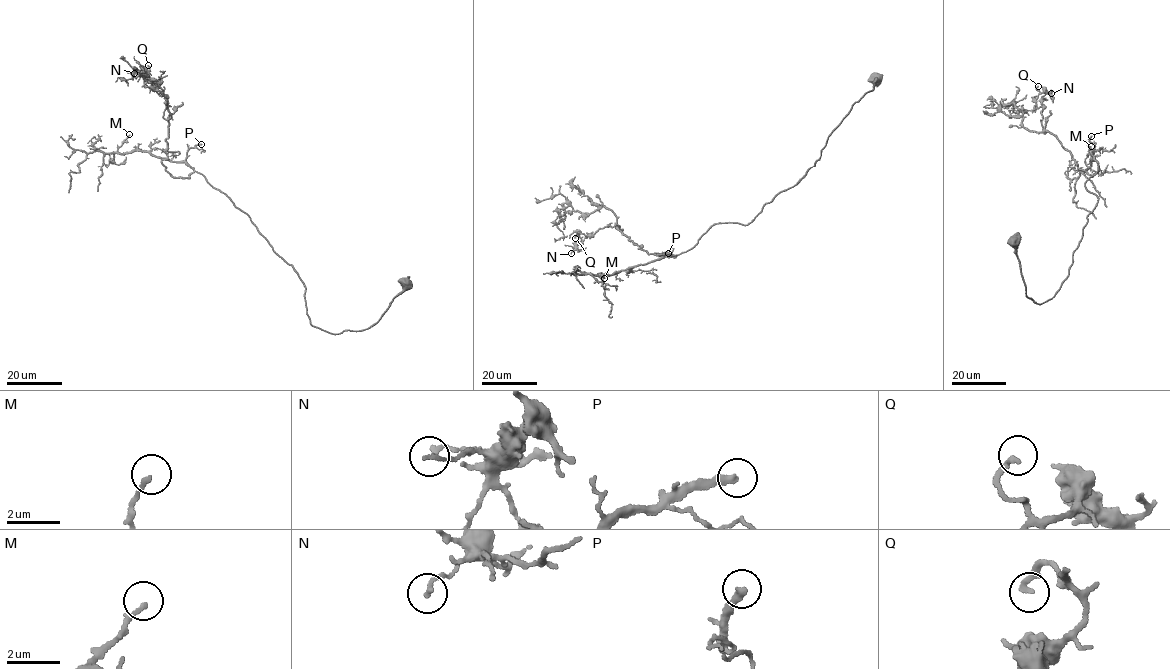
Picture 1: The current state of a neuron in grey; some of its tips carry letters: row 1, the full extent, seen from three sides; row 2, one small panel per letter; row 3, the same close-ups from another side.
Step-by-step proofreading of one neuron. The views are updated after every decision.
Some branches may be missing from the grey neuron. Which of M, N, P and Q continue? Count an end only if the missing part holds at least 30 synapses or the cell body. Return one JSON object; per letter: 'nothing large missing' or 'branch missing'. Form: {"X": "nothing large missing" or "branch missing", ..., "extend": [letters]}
{"M": "nothing large missing", "N": "nothing large missing", "P": "branch missing", "Q": "nothing large missing", "extend": ["P"]}

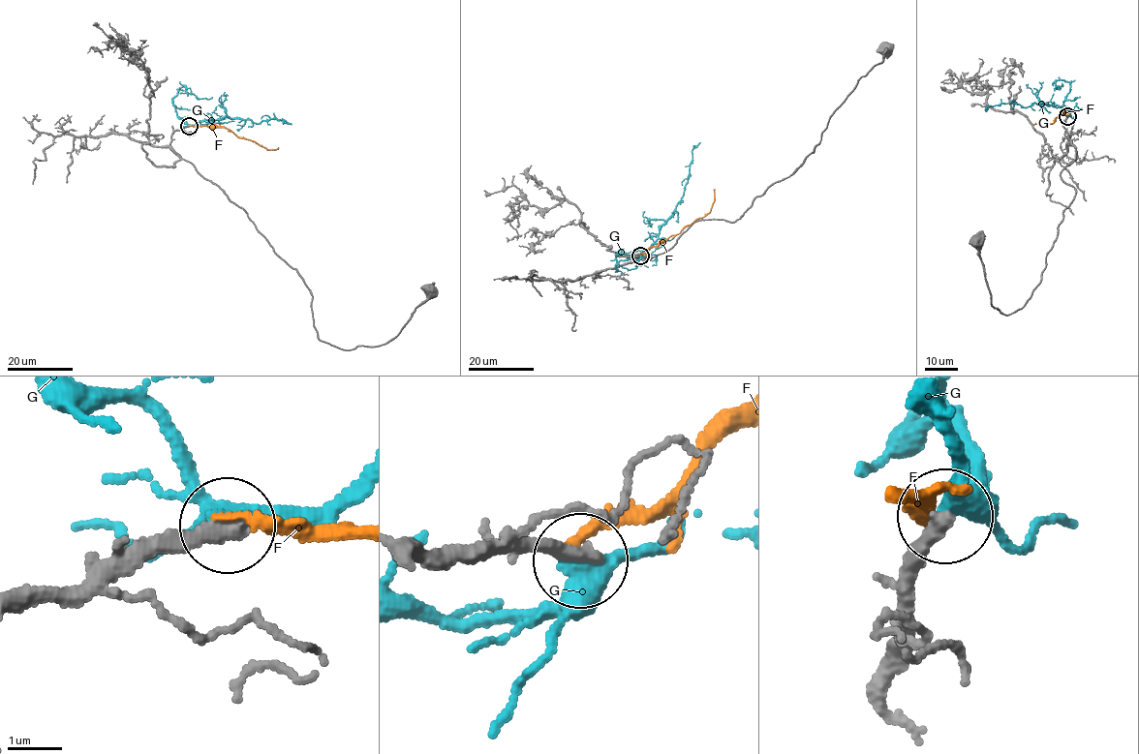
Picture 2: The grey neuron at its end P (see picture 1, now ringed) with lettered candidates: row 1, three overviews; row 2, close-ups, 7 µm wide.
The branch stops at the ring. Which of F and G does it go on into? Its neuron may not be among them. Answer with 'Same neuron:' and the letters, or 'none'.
Same neuron: G

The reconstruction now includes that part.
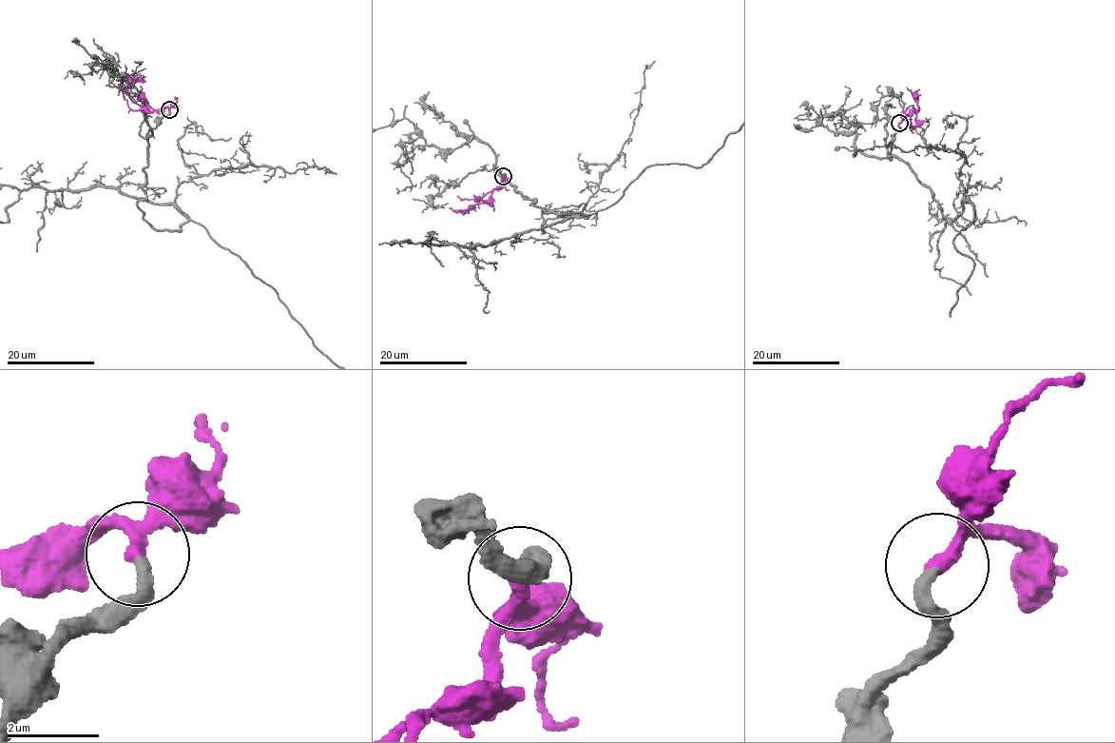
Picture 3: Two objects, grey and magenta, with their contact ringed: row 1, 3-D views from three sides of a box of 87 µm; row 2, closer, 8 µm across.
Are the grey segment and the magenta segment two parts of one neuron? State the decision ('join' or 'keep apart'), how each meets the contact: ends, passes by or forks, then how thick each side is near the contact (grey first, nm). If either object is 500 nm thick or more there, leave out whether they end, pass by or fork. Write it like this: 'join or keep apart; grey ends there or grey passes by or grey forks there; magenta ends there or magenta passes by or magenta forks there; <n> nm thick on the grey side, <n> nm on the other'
join; grey ends there; magenta passes by; 280 nm thick on the grey side, 240 nm on the other

